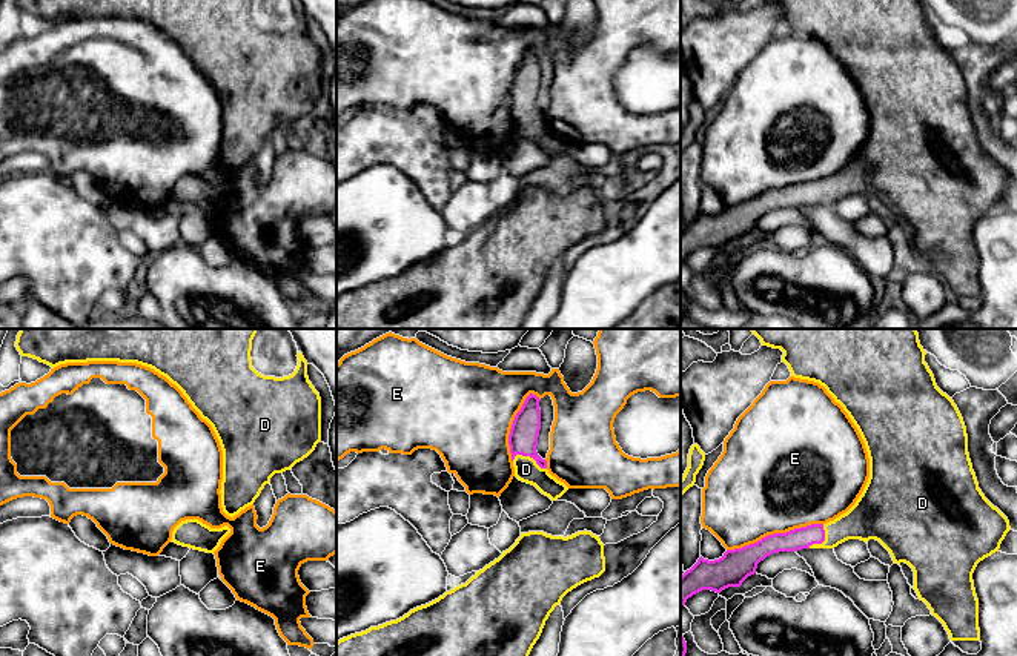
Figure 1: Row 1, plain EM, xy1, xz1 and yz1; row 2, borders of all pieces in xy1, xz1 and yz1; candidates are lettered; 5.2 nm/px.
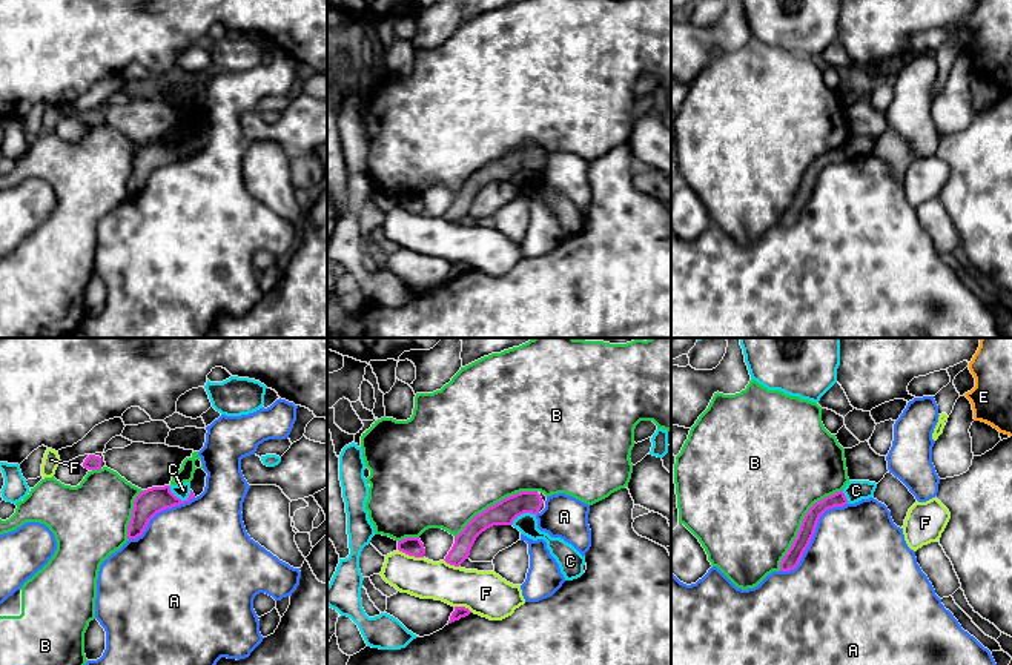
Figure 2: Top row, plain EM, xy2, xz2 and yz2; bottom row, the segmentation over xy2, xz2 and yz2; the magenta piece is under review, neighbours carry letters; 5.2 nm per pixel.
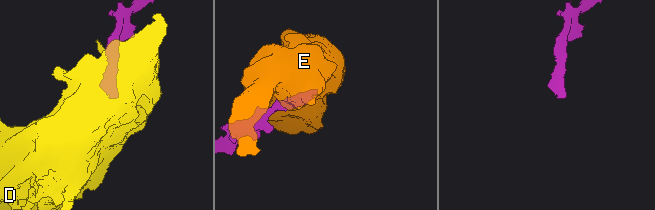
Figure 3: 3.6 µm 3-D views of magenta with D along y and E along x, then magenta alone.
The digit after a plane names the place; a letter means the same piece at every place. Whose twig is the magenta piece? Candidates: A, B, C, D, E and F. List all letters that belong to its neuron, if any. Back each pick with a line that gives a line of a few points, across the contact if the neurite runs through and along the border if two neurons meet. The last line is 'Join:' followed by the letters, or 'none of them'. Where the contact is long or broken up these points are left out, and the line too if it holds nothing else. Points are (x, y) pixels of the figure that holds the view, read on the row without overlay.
D: line xz1 (523, 96), (523, 105), (529, 111), (526, 125)
Join: D

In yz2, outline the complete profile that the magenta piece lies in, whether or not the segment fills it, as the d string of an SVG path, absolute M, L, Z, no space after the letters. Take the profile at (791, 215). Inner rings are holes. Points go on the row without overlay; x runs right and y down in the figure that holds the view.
M842 146L842 147L837 147L831 152L826 152L825 155L815 158L809 164L809 167L805 170L805 174L802 177L797 194L794 195L791 204L788 206L788 209L785 210L785 213L780 218L780 227L794 226L799 221L805 206L808 204L808 201L814 192L820 172L829 164L843 163L846 160L848 160L848 155Z

